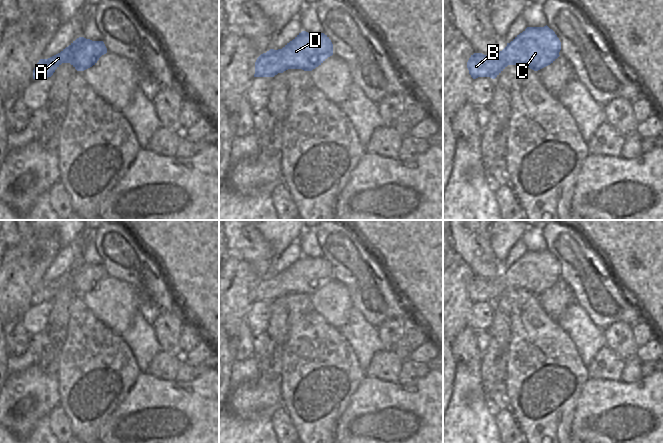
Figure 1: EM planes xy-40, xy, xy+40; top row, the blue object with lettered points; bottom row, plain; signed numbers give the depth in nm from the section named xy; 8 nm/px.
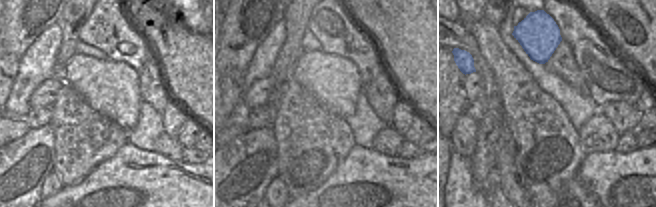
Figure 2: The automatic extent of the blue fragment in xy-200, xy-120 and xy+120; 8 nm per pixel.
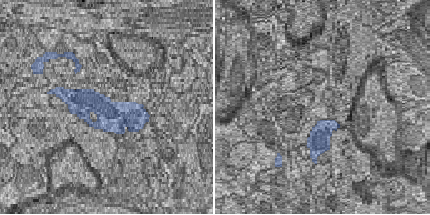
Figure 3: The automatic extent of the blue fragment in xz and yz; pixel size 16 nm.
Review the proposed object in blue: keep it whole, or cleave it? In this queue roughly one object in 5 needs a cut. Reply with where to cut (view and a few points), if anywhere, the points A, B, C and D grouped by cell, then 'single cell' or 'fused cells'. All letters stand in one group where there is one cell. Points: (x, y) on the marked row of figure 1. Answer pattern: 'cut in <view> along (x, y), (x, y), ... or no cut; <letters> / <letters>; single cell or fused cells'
no cut; A B C D; single cell

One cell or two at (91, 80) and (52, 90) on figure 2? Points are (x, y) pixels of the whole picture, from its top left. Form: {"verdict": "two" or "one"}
{"verdict": "two"}

